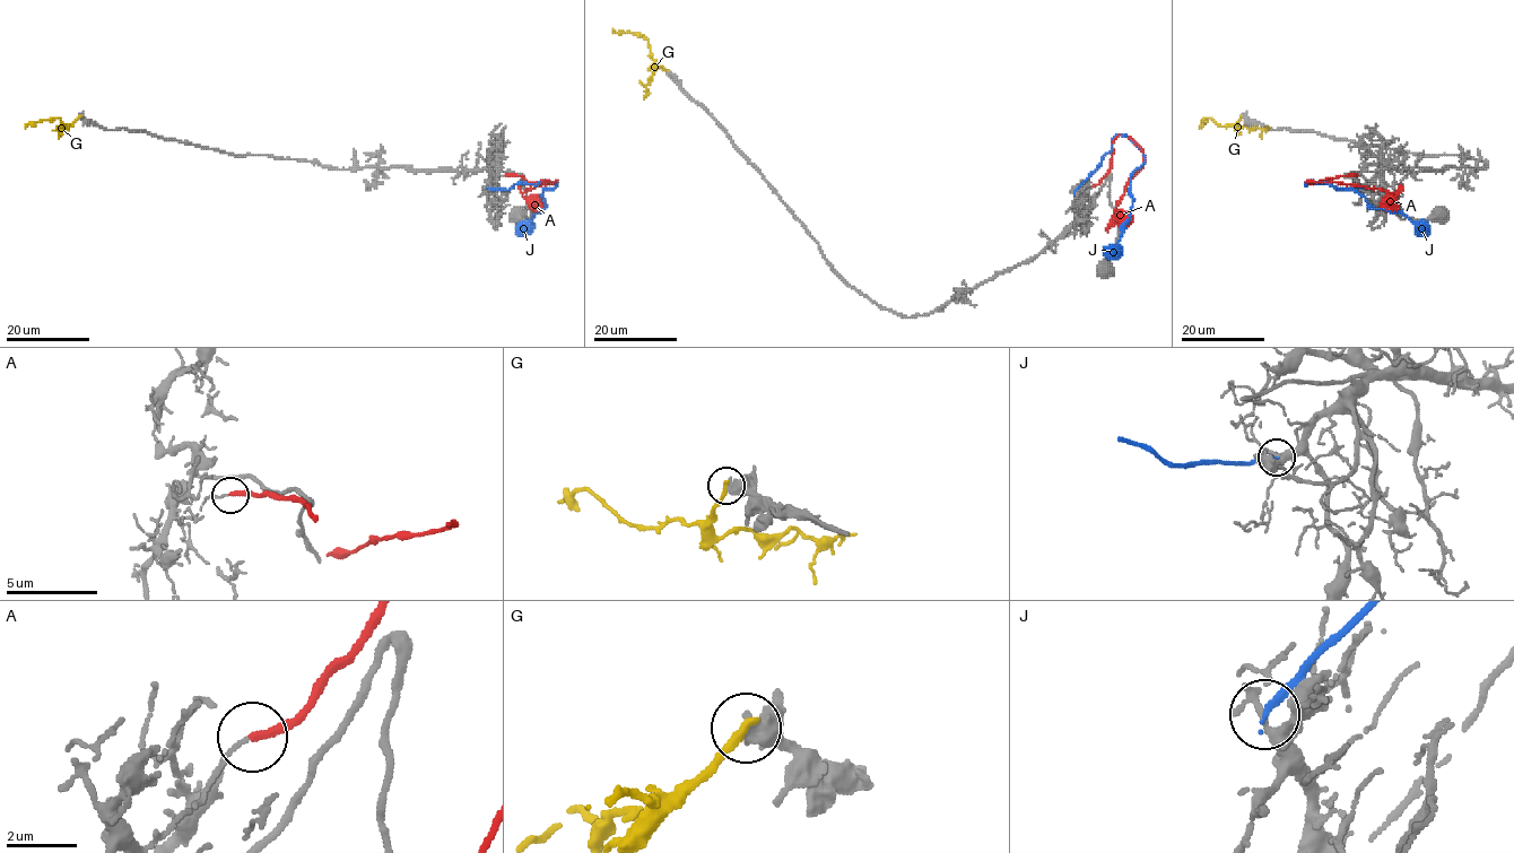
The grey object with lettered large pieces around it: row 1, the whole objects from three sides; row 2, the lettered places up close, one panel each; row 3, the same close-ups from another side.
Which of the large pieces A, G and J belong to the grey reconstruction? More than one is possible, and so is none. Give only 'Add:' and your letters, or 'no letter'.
Add: no letter

